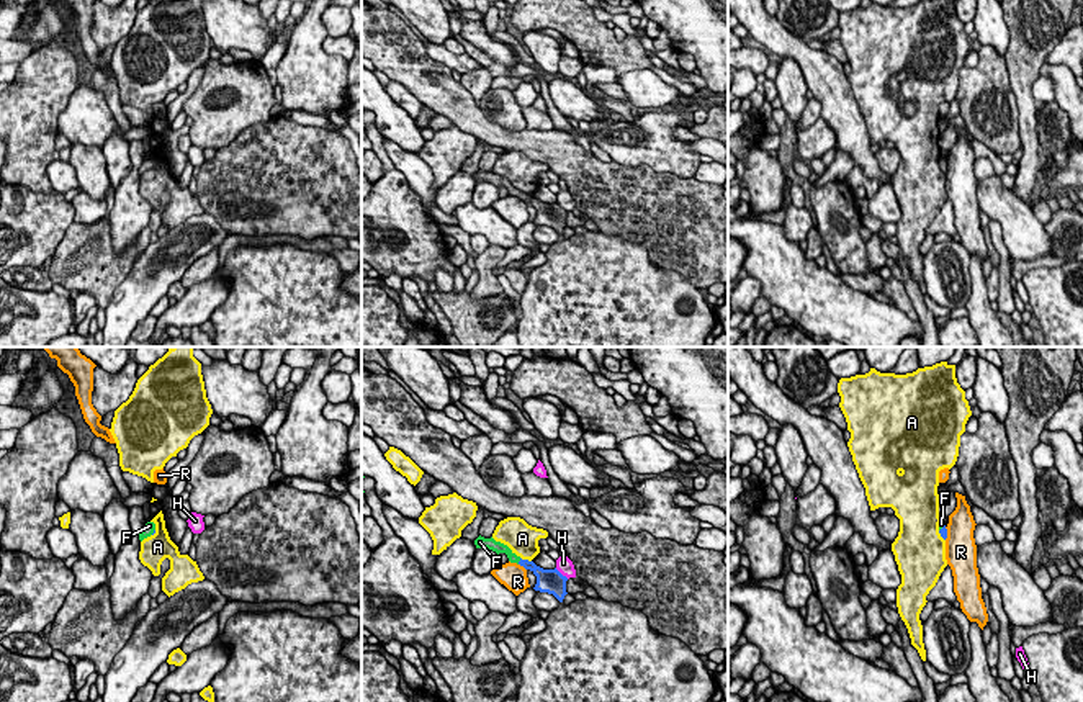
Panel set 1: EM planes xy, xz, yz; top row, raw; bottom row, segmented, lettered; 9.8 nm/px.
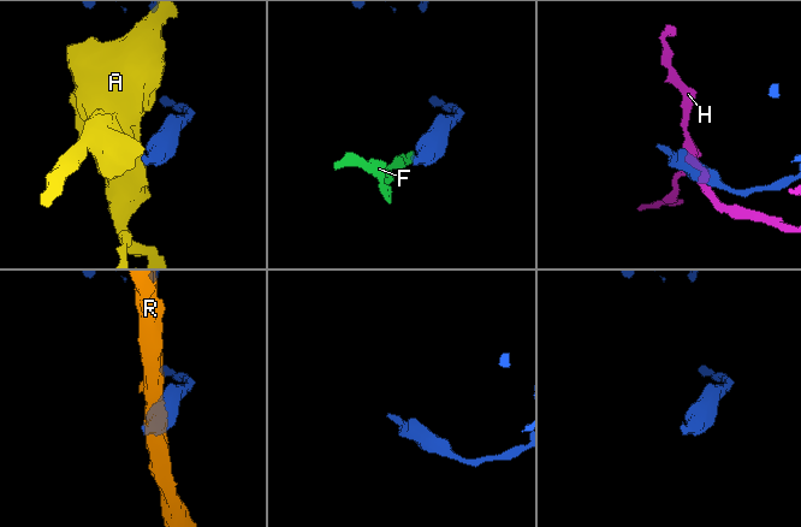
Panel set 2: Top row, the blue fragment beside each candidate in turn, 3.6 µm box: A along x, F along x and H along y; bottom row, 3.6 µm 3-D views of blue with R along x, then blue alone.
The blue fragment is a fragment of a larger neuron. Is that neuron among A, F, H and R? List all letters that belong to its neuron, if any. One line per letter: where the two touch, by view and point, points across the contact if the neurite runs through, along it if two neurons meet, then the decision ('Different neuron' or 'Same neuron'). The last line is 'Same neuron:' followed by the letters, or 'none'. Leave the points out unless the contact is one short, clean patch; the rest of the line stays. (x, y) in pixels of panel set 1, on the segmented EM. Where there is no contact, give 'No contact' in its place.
A: Touches blue at xz (525, 560). Boundary: xz (521, 557), (530, 562). Different neuron
F: Touches blue at xz (519, 562). Path across: xz (540, 573), (530, 565), (519, 562), (499, 547). Same neuron
H: Touches blue at xz (560, 573). Different neuron
R: Touches blue at xz (522, 565). Boundary: xz (519, 563), (525, 570). Different neuron
Same neuron: F

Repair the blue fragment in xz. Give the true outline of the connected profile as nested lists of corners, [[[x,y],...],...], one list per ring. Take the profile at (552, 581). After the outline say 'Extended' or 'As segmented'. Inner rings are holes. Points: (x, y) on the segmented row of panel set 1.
[[[478,537],[474,540],[476,548],[488,548],[499,553],[506,553],[510,563],[517,563],[525,569],[530,569],[537,576],[535,591],[553,594],[559,602],[563,602],[566,592],[566,581],[568,578],[563,576],[556,568],[555,569],[543,569],[537,566],[533,561],[522,560],[517,556],[507,545],[496,542],[492,537],[484,538]]]. Extended

